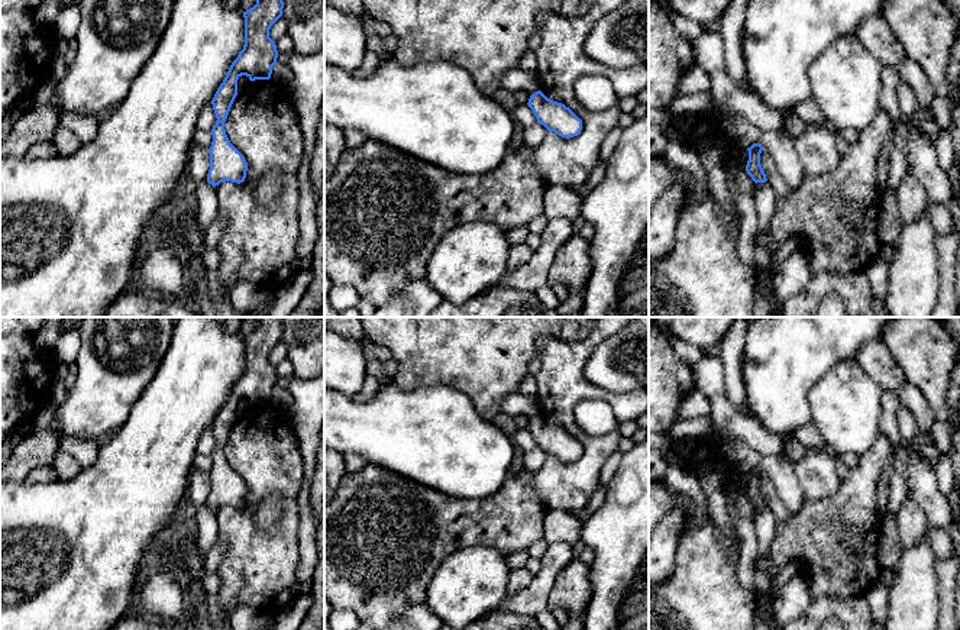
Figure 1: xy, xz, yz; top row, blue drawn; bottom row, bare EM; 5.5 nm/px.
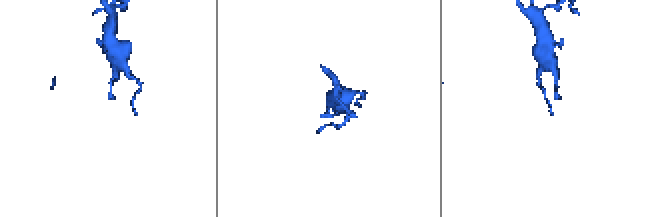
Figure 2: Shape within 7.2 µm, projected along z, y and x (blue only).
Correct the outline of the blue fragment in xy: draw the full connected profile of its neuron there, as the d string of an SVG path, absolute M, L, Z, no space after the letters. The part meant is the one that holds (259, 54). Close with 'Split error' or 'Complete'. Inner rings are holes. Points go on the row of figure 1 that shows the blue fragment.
M256 0L253 7L243 12L243 49L232 62L211 100L217 120L211 129L213 142L209 149L210 169L207 182L213 187L224 181L240 184L246 178L248 162L230 143L224 130L224 122L237 96L237 80L242 75L246 75L250 81L271 78L278 51L275 42L269 38L269 29L282 16L282 9L282 0Z. Complete

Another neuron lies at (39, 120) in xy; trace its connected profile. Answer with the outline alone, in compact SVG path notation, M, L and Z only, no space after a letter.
M51 75L38 85L30 104L20 112L9 138L0 143L0 156L22 158L32 145L54 139L61 125L61 112L51 106L55 87Z

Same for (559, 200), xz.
M549 184L544 191L544 214L549 219L573 220L581 216L582 198L570 185Z

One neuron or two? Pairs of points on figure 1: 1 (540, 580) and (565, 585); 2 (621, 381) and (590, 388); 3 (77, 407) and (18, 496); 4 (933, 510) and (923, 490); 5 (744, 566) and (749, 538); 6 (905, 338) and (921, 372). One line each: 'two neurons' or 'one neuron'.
1: two neurons
2: two neurons
3: two neurons
4: one neuron
5: one neuron
6: one neuron

